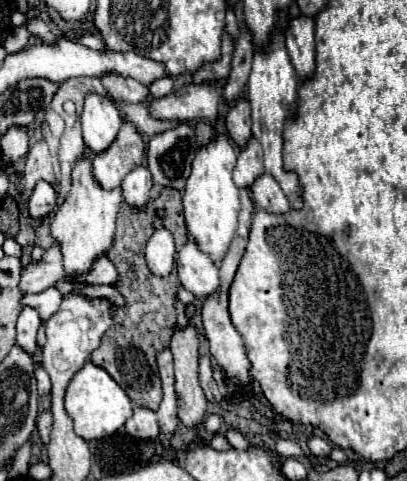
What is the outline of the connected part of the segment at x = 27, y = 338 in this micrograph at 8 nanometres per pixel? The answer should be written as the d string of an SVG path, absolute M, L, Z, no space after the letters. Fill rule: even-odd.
M26 306L20 312L18 318L18 346L28 352L30 356L34 356L38 352L38 344L36 344L36 334L38 334L38 326L40 326L40 318L36 314L36 310L32 310L30 306Z

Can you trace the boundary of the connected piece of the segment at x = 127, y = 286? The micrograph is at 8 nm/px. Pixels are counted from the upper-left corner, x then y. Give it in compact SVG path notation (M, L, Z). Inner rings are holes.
M164 188L160 192L160 208L166 208L164 218L154 218L156 204L148 202L146 208L130 208L130 204L122 202L120 216L116 218L116 236L110 252L106 258L118 268L118 280L114 286L124 296L126 304L122 308L114 306L114 324L110 332L102 338L102 344L92 352L90 362L104 368L118 386L126 390L130 400L138 406L156 410L162 400L162 386L160 376L156 370L156 354L170 344L172 330L176 326L176 310L174 310L174 296L178 292L178 272L172 270L168 276L158 278L150 272L144 260L144 246L148 238L154 234L156 228L168 228L174 234L176 250L188 240L186 224L182 220L182 196L176 188ZM148 318L150 318L150 332L148 332Z

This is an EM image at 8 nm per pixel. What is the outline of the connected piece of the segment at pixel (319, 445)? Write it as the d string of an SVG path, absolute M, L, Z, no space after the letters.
M318 436L308 440L308 448L312 450L314 456L322 456L322 458L328 458L330 452L332 452L332 446L324 438L318 438Z

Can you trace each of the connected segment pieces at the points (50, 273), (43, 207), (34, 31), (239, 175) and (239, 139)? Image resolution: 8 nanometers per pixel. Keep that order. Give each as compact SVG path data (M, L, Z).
M54 244L46 250L42 260L24 266L20 288L24 294L36 294L52 288L58 280L70 282L70 276L66 276L66 268L62 268L62 248Z
M40 180L28 200L28 212L32 216L32 220L40 220L44 216L48 216L56 206L56 190L52 188L52 184Z
M30 18L28 24L26 24L30 36L38 38L42 44L54 44L54 40L58 40L56 32L52 30L52 24L40 20L40 18Z
M250 138L248 144L240 150L238 162L234 168L234 182L236 186L252 186L252 182L264 172L262 164L262 146L256 138Z
M238 98L234 102L234 106L228 110L226 128L228 128L230 138L238 146L244 146L246 140L252 136L252 132L250 132L250 104L246 98Z

